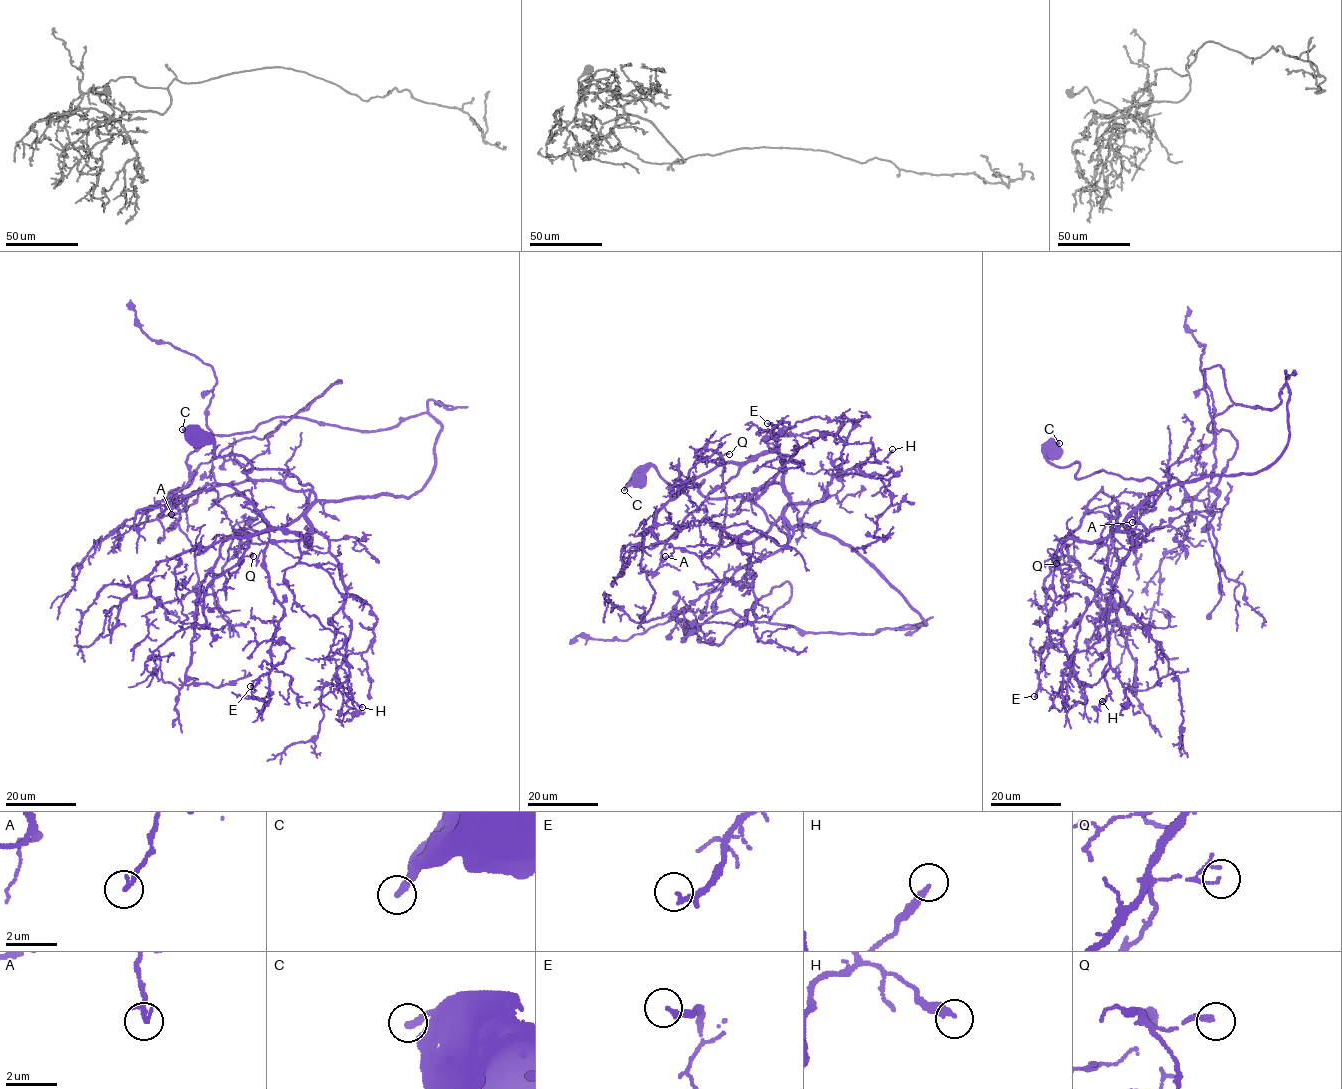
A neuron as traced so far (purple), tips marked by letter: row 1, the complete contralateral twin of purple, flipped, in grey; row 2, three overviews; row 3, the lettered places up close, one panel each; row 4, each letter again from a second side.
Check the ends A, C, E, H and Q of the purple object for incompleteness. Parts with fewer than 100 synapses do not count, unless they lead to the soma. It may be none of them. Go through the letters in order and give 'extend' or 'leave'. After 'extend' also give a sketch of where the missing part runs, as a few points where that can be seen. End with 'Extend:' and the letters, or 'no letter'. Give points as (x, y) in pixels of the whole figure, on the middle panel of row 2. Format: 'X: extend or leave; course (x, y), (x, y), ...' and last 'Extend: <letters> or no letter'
A: leave
C: leave
E: leave
H: leave
Q: leave
Extend: no letter

